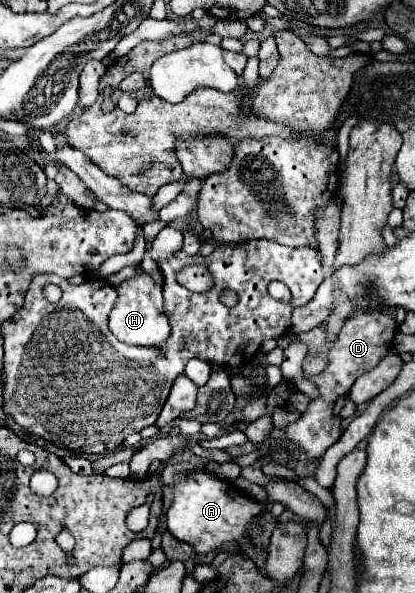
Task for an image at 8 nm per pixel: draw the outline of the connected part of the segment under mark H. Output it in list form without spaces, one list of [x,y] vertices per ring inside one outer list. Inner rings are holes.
[[[137,267],[135,277],[123,281],[115,289],[117,289],[119,297],[109,315],[109,327],[111,327],[113,335],[127,345],[159,345],[159,343],[163,343],[167,339],[167,335],[171,333],[171,325],[163,311],[163,293],[161,293],[163,283],[153,281],[149,273],[145,273],[141,267]]]

